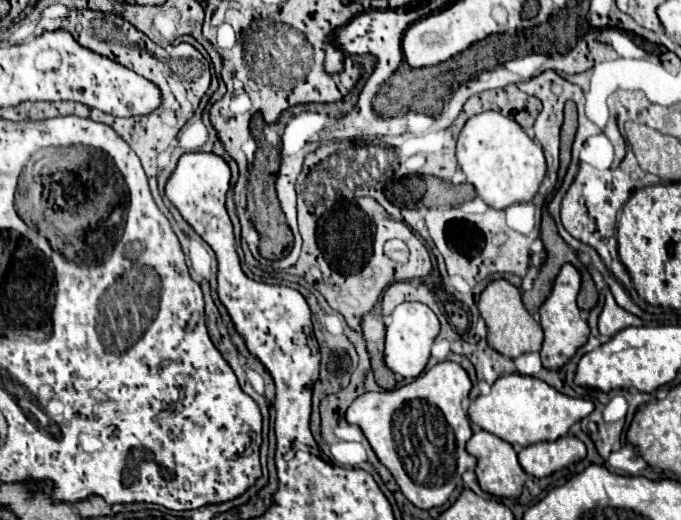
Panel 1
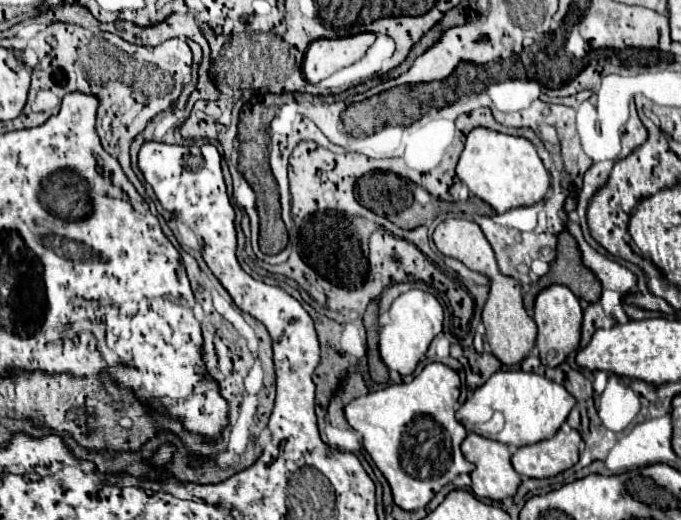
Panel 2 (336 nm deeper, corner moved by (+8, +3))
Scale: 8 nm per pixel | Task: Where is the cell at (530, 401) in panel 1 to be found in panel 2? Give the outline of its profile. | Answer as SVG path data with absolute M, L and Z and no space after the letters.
M498 371L480 389L474 391L472 399L468 399L456 415L466 429L476 431L476 423L486 421L492 411L500 411L506 417L506 425L500 433L490 433L488 437L506 445L522 447L550 439L566 421L574 405L574 395L570 395L562 385L546 379L544 375L526 371Z

